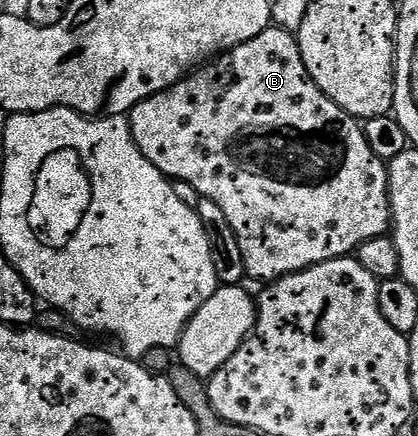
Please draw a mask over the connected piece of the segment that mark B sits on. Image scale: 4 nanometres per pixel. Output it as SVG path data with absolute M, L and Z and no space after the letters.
M270 26L263 30L263 34L251 38L251 42L243 42L230 52L220 53L204 66L190 72L177 84L172 84L167 90L139 102L129 111L127 119L131 126L131 134L139 150L143 150L147 162L154 164L170 180L174 182L182 180L183 183L190 184L198 192L196 194L198 197L215 202L215 206L219 206L219 210L227 214L227 222L231 230L235 230L235 238L243 254L245 274L250 281L282 280L284 276L302 272L316 264L352 257L357 248L363 246L363 242L379 238L390 231L389 169L386 161L380 160L371 151L371 146L367 146L365 129L357 117L347 114L338 104L331 102L331 98L327 98L327 94L323 94L319 86L315 86L311 74L307 74L307 66L303 66L303 54L299 50L294 33Z

